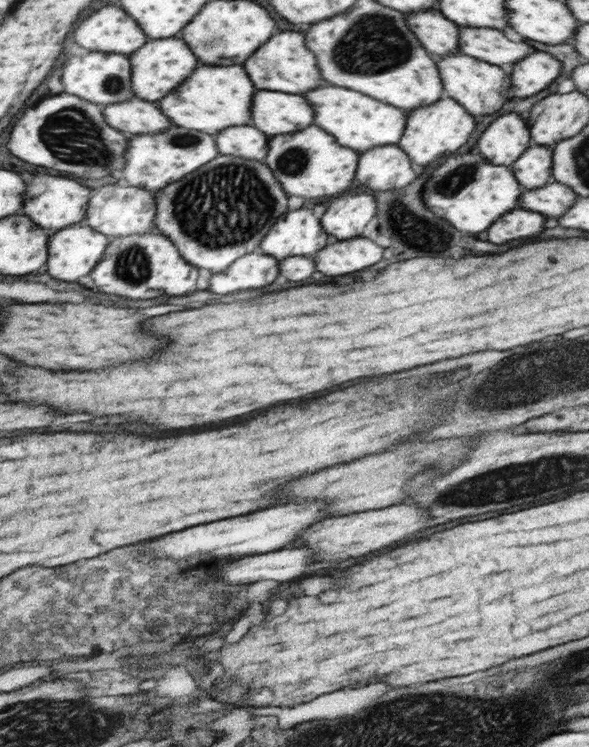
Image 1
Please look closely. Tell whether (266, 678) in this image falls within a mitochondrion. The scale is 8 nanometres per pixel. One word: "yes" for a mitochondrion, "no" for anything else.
no

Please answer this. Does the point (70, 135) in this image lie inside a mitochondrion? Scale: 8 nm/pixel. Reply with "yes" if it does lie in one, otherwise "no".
yes

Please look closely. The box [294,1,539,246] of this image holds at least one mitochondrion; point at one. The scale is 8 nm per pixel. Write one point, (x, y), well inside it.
(373, 44)

